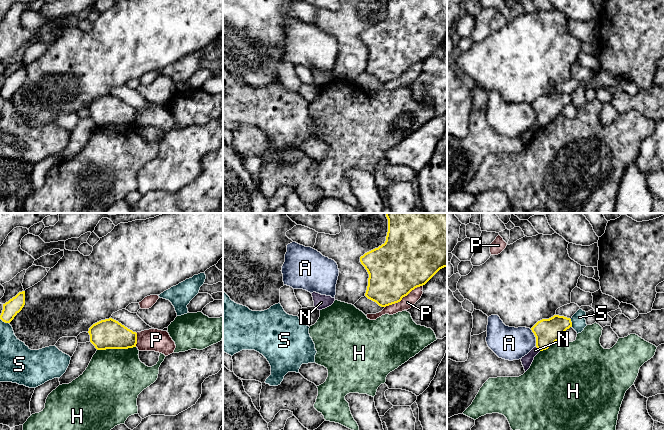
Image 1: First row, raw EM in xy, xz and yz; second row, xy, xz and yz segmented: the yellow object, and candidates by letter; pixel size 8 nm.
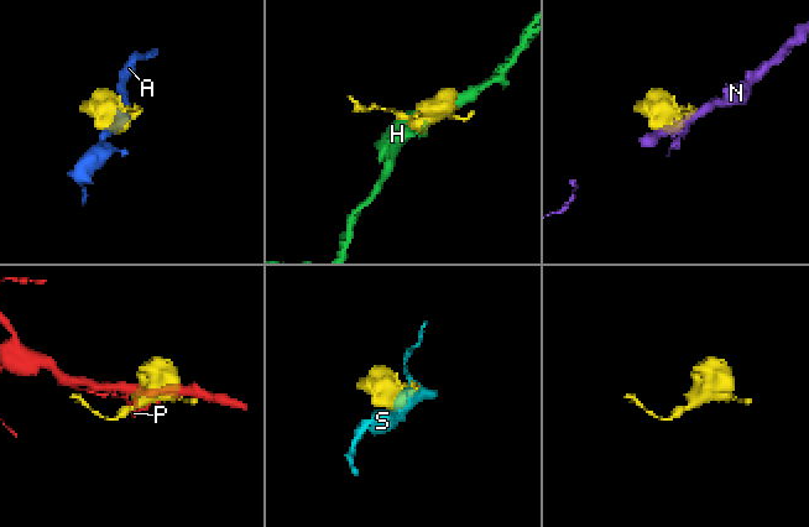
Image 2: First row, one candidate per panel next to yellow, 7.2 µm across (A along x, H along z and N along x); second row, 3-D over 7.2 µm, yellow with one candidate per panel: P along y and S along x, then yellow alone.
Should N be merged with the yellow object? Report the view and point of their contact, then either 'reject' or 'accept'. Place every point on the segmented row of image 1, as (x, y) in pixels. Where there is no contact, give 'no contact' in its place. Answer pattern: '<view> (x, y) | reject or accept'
yz (538, 348) | reject

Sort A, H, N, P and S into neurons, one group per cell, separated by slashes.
A / H / N / P / S

